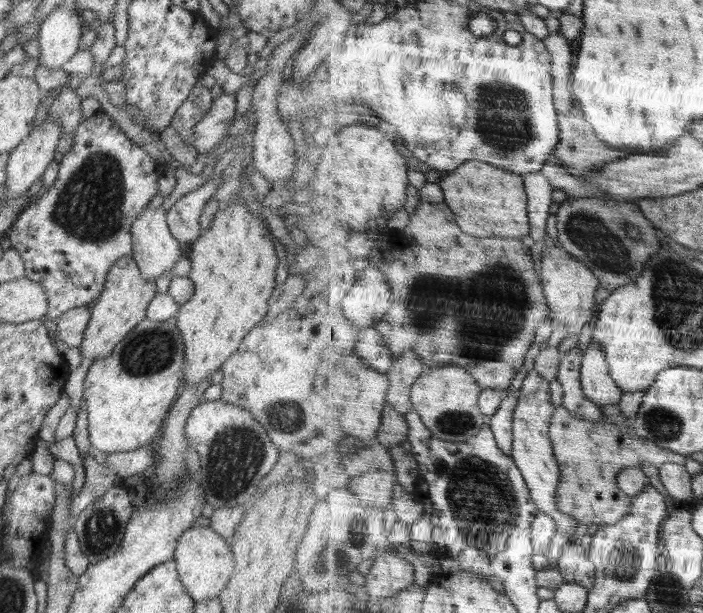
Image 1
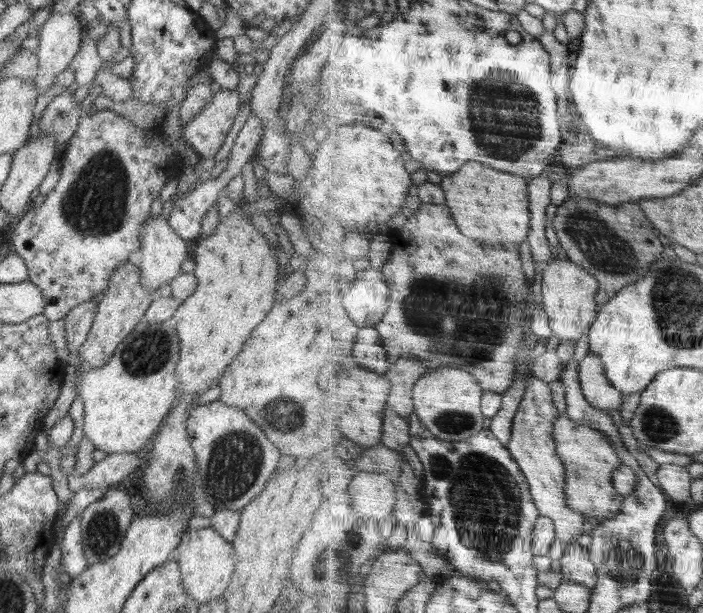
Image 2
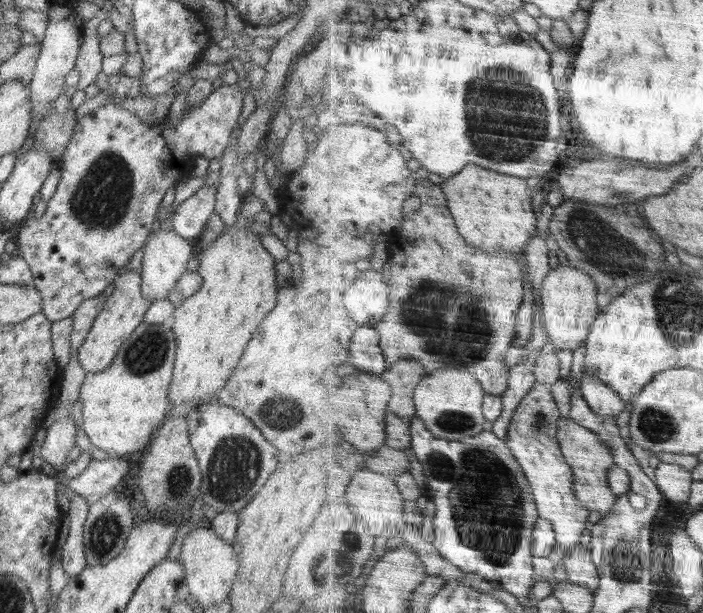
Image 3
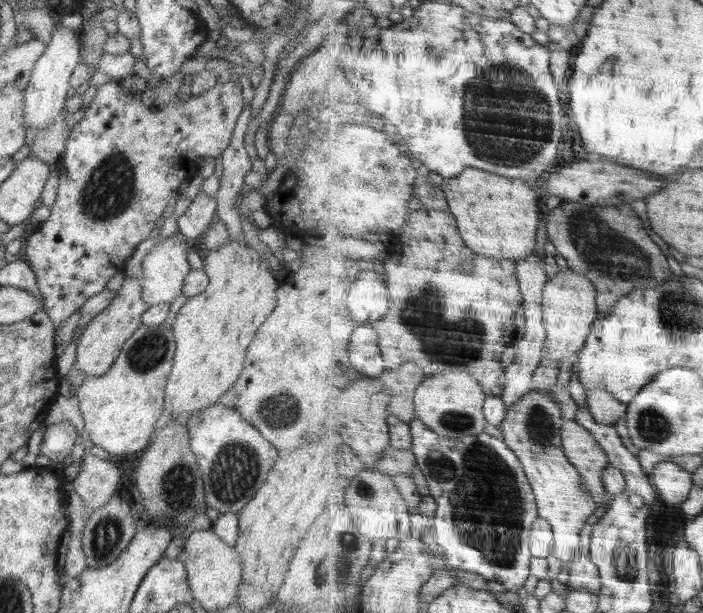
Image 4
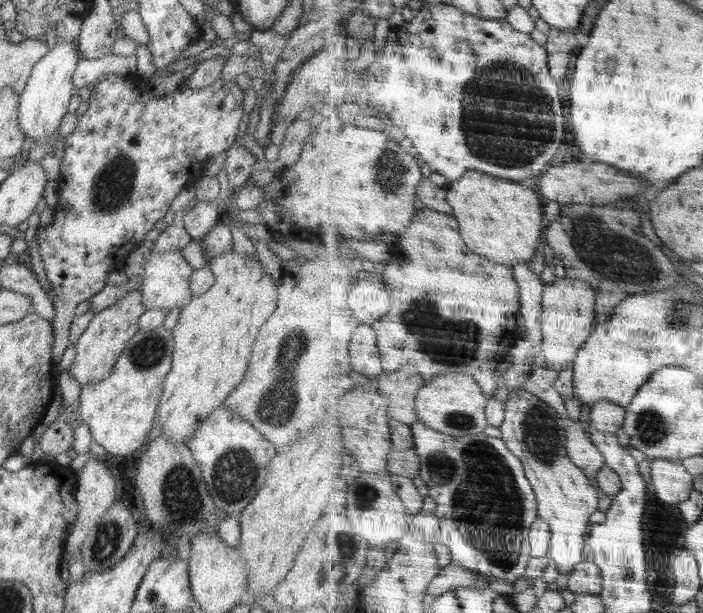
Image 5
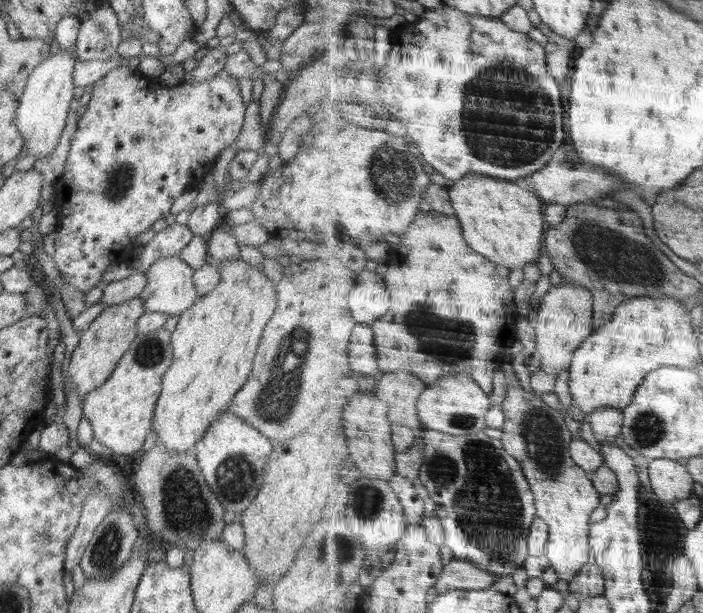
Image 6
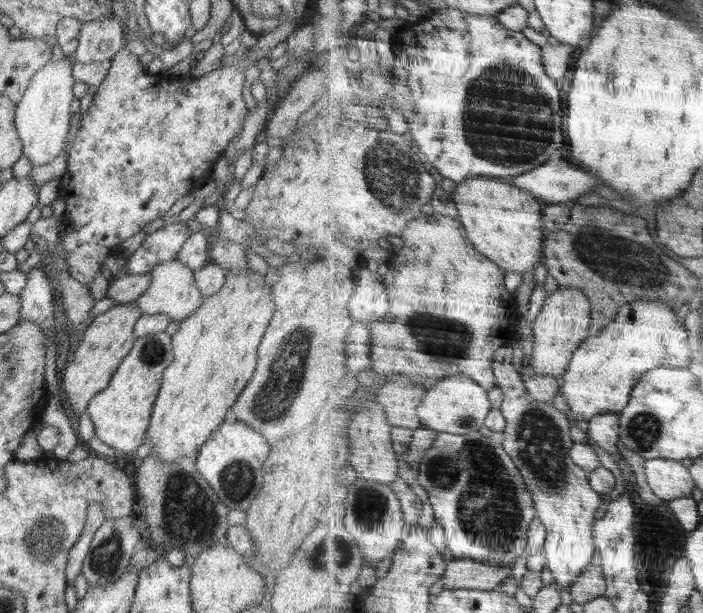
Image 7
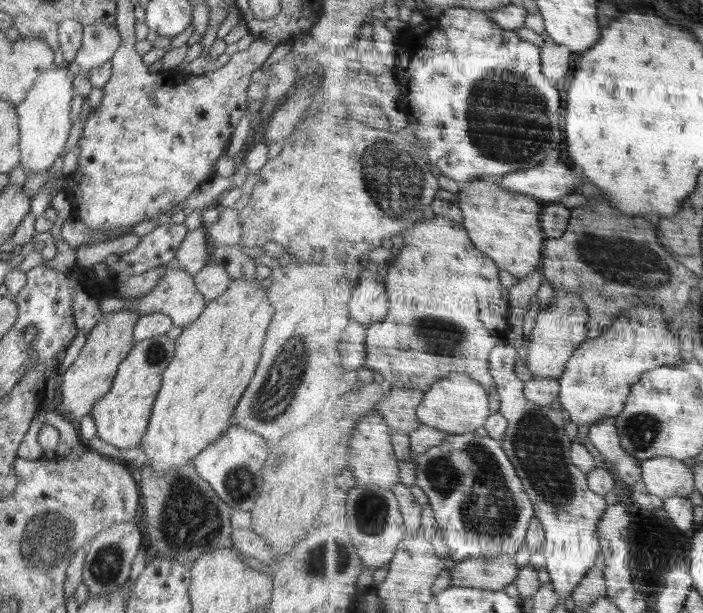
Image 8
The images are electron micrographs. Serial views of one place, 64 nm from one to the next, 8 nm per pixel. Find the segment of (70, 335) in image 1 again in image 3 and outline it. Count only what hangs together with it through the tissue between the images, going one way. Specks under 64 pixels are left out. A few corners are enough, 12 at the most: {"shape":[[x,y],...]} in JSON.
{"shape":[[107,297],[85,300],[72,314],[70,360],[63,368],[58,409],[76,402],[86,371],[78,361]]}

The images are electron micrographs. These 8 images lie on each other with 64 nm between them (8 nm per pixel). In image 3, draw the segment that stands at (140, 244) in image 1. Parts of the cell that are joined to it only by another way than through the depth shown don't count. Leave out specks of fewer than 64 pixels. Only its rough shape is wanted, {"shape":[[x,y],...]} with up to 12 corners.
{"shape":[[151,231],[145,242],[141,293],[166,299],[187,272],[189,239]]}

